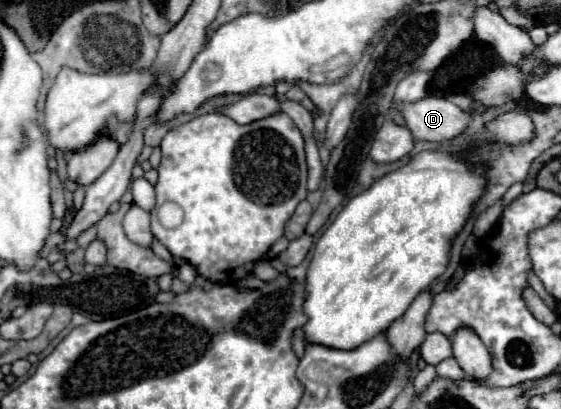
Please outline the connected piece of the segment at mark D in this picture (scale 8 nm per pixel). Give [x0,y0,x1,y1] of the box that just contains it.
[400,98,472,142]

